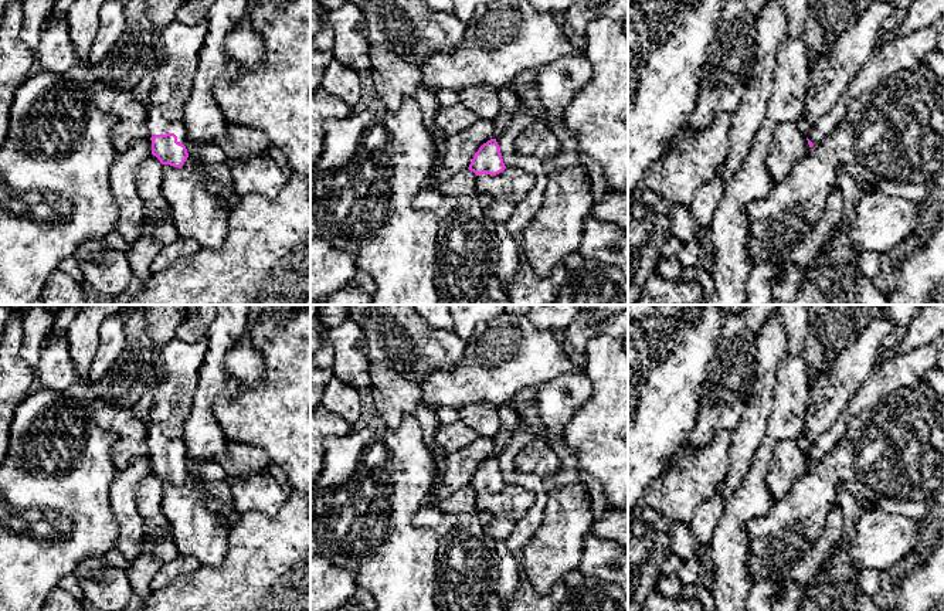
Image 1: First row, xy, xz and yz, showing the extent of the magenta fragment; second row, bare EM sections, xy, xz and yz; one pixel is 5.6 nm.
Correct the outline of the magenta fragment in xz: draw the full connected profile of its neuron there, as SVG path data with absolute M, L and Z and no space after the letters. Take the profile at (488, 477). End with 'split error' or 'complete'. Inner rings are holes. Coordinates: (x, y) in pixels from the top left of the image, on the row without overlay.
M490 456L479 465L468 486L476 493L483 491L496 493L506 486L496 456Z; complete

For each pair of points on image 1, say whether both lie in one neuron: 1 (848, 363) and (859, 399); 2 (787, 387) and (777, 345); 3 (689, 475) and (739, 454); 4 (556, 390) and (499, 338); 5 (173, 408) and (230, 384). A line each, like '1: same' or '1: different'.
1: different
2: different
3: different
4: different
5: different

